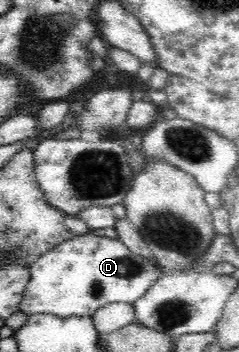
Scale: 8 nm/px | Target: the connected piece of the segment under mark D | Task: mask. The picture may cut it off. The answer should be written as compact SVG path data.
M92 231L60 243L60 246L54 247L52 251L44 253L40 259L36 259L36 263L28 270L31 278L24 289L19 311L26 315L49 313L65 318L70 316L90 317L96 313L97 309L110 303L133 304L166 273L177 273L176 271L166 271L157 260L134 254L120 239L98 237Z

